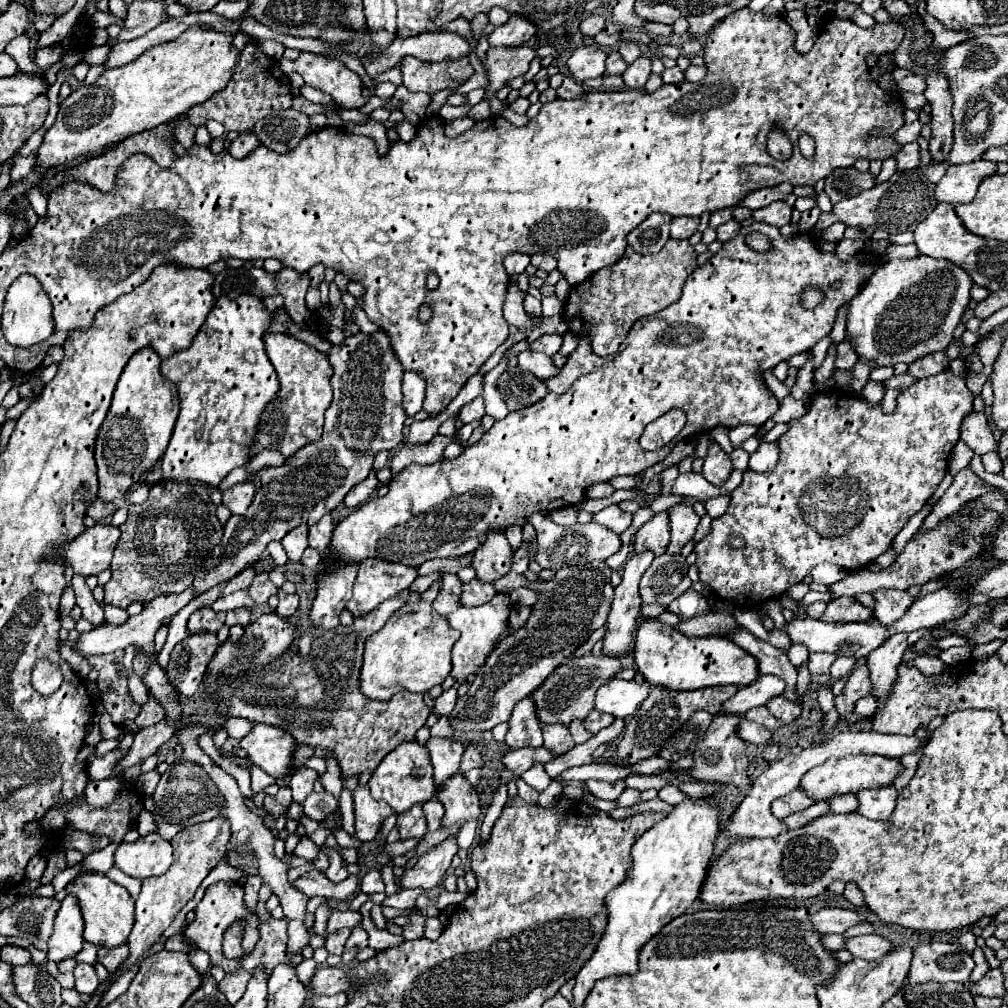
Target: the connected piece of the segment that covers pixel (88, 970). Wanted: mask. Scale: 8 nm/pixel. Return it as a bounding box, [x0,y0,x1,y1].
[74,963,100,995]

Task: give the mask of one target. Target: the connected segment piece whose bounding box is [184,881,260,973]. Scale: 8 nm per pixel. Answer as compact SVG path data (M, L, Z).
M220 881L220 883L214 883L206 889L202 901L198 903L198 907L194 909L196 913L196 919L192 923L188 923L190 927L184 929L184 935L188 939L192 939L192 943L206 951L212 959L212 965L216 967L222 967L226 973L232 973L236 971L236 967L240 967L240 959L226 959L224 953L222 953L222 933L224 929L234 921L234 919L244 919L246 921L246 927L250 929L250 935L244 935L242 939L242 949L244 949L244 955L248 955L248 951L252 951L252 947L256 947L258 943L258 925L260 925L260 919L256 913L248 911L248 907L244 907L244 889L240 883L234 883L234 881Z

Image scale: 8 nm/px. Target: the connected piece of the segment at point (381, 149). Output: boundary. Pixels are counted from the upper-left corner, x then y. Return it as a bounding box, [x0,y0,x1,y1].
[344,120,389,155]

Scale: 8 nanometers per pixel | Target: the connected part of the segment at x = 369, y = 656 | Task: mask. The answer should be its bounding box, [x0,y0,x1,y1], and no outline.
[360,581,458,701]

